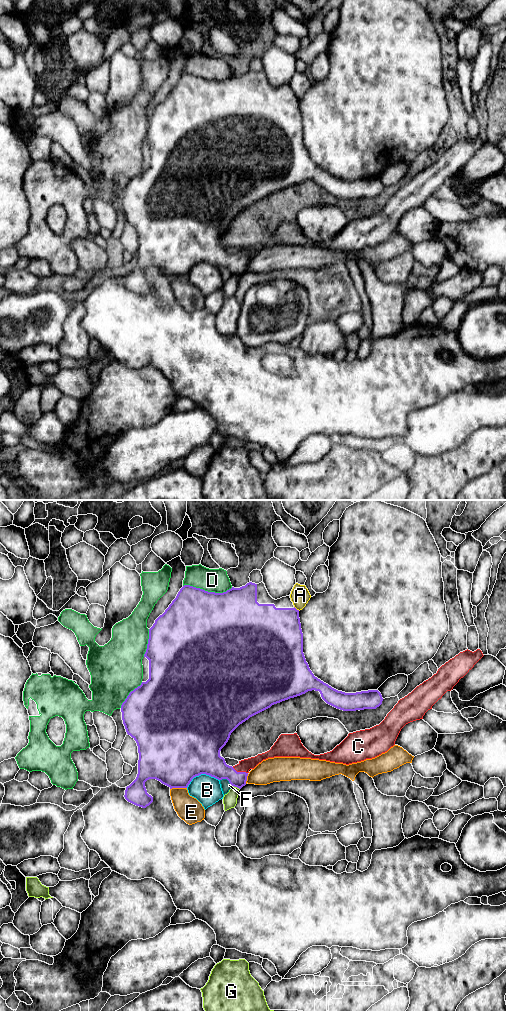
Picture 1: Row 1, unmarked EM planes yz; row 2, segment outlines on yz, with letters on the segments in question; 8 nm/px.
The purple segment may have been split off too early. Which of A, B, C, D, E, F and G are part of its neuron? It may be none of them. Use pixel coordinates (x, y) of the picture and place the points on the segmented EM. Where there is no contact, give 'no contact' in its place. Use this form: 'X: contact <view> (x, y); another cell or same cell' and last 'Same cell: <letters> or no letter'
A: contact yz (296, 609); another cell
B: contact yz (201, 773); another cell
C: contact yz (240, 772); same cell
D: contact yz (207, 591); another cell
E: contact yz (178, 787); another cell
F: contact yz (226, 778); another cell
G: contact yz (235, 786); another cell
Same cell: C

